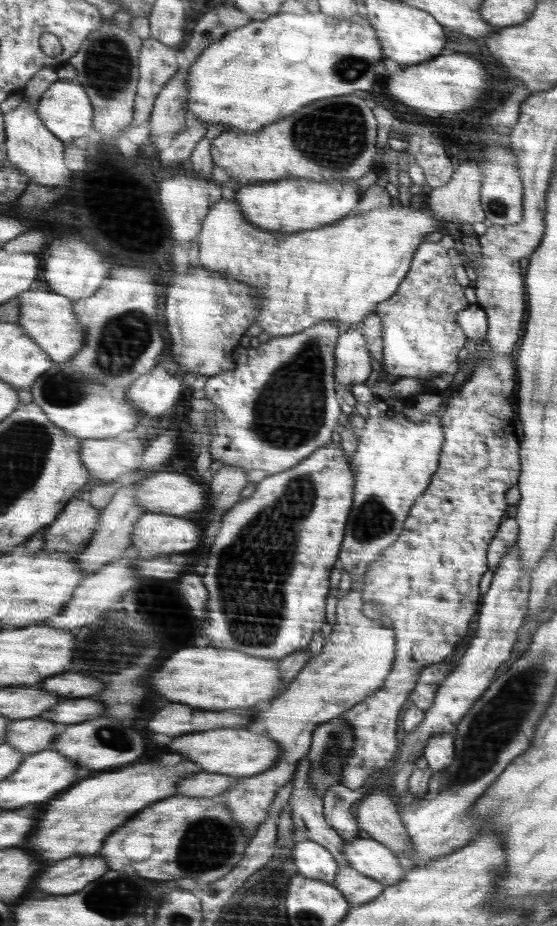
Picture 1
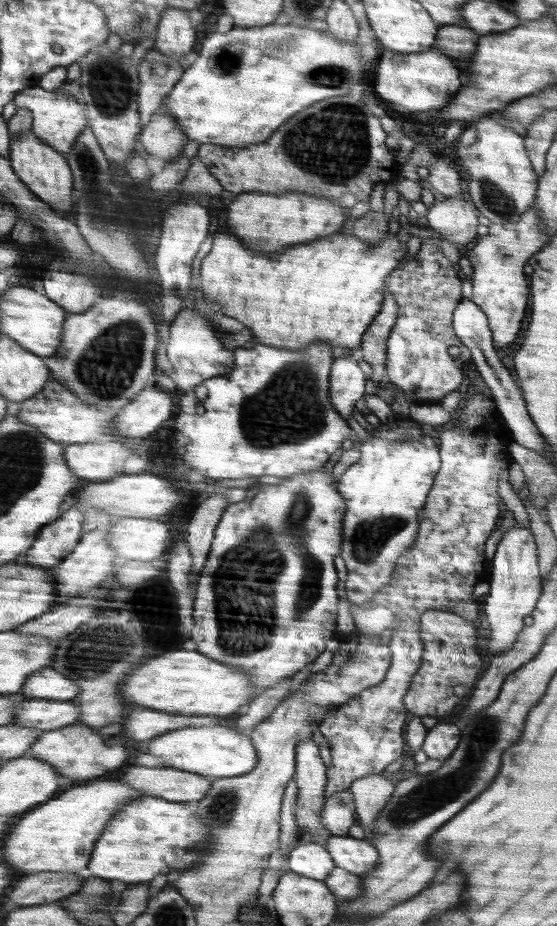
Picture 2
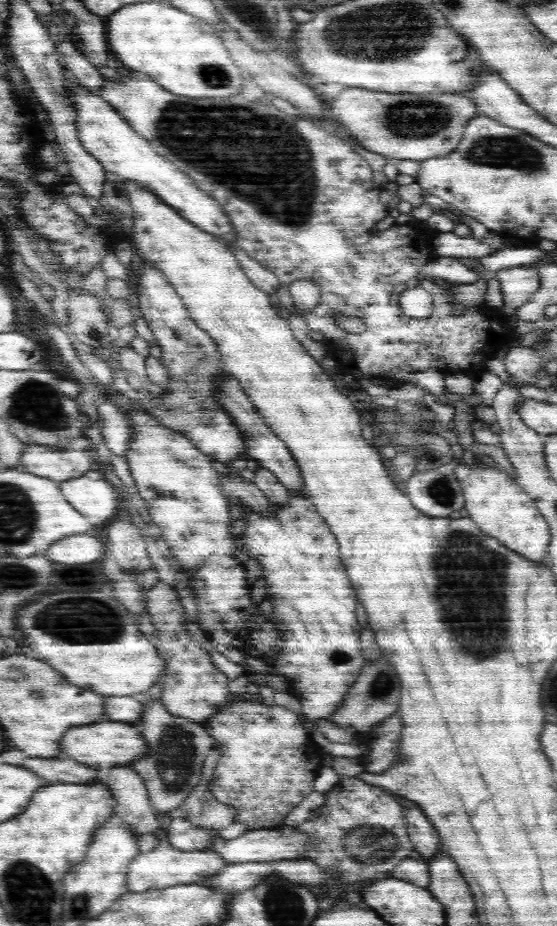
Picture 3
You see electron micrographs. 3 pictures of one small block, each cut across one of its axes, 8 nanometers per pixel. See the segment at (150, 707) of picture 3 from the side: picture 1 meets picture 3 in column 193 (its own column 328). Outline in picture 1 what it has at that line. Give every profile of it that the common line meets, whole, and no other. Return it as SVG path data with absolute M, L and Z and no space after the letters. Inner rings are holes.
M345 713L338 716L337 719L322 724L317 730L313 731L312 747L305 759L310 763L308 784L310 784L310 790L316 796L323 799L330 788L336 786L336 784L342 784L342 775L355 747L356 729L345 720Z

